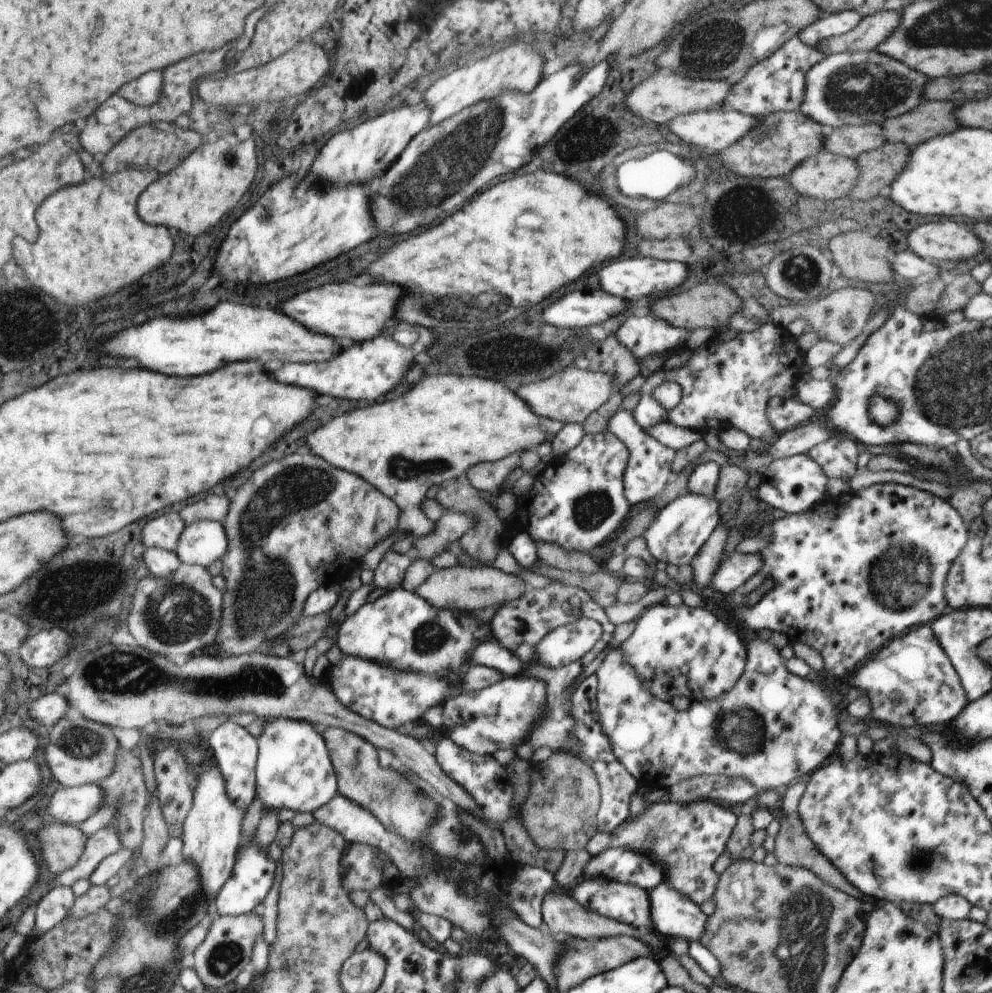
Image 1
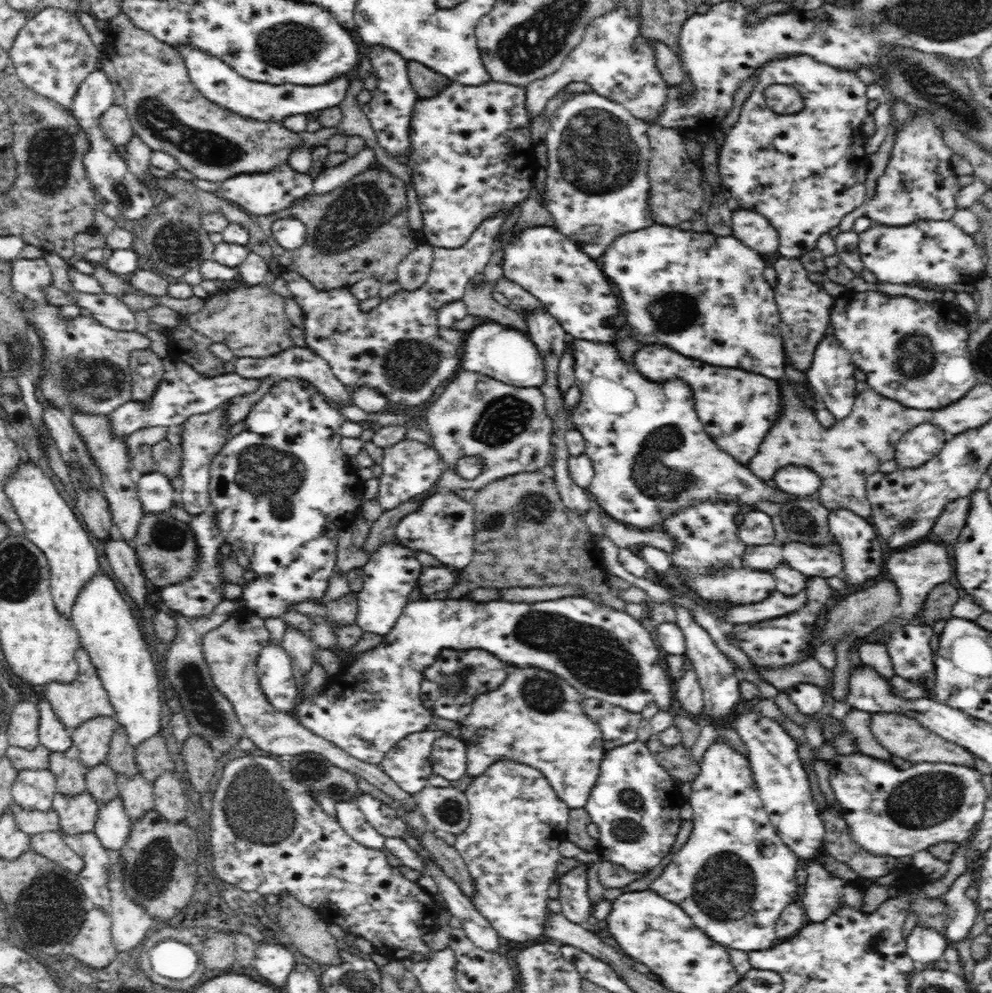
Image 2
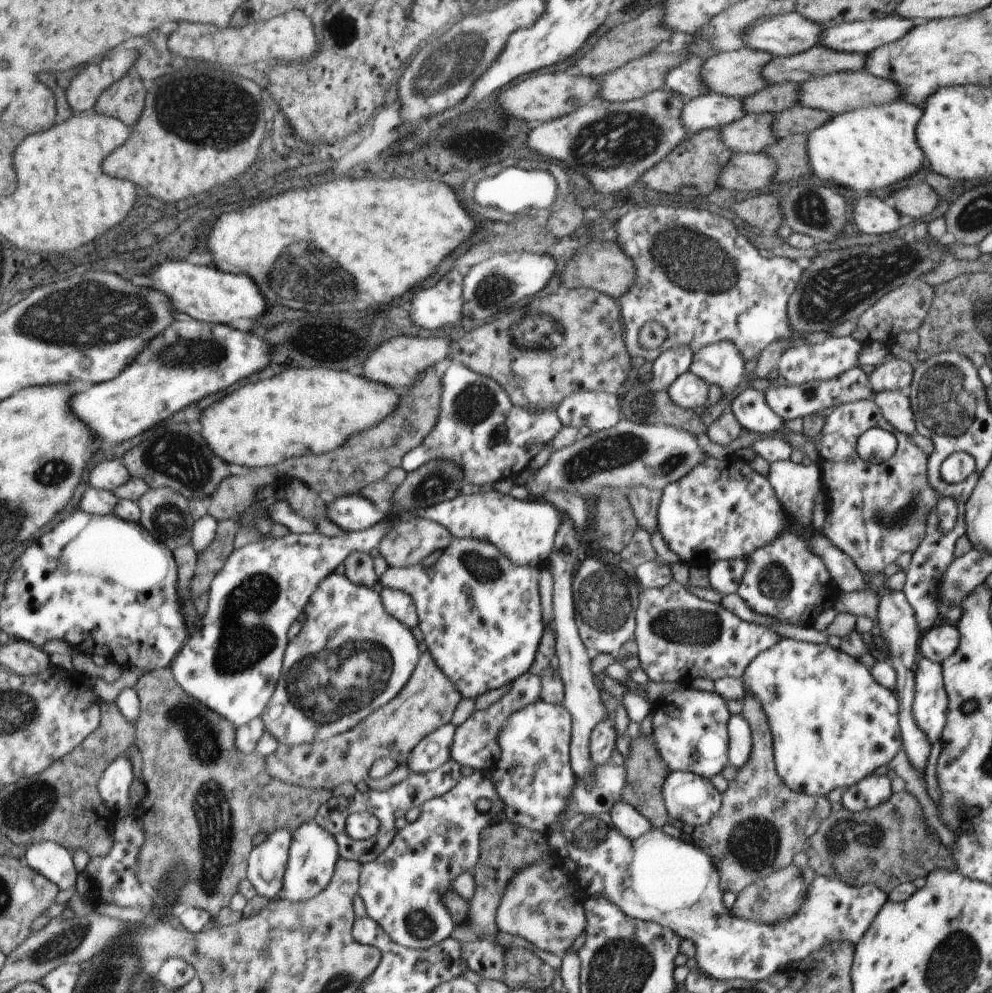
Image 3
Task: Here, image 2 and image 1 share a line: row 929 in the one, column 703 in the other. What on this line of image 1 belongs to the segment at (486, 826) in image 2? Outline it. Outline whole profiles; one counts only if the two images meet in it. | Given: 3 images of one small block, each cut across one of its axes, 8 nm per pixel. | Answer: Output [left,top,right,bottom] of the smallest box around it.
[643,490,720,565]

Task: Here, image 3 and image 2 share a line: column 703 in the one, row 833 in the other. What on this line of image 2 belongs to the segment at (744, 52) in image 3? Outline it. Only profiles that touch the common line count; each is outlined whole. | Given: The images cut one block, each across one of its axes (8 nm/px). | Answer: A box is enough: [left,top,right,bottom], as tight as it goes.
[51,792,100,834]

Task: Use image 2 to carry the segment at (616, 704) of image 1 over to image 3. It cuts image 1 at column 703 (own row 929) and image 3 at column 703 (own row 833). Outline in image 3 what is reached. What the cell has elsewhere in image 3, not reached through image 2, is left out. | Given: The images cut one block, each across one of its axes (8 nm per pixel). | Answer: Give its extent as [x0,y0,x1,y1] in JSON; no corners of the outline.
[653,684,731,781]

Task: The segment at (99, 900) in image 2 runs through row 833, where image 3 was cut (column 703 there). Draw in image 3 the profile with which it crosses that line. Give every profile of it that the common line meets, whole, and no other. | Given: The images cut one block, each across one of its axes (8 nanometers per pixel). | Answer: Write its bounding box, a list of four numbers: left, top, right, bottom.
[666,56,708,100]

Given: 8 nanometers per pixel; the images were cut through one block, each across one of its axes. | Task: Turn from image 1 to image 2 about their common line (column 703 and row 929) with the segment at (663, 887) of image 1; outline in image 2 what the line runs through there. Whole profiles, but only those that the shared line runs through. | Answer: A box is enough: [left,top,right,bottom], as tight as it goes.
[907,926,946,964]

